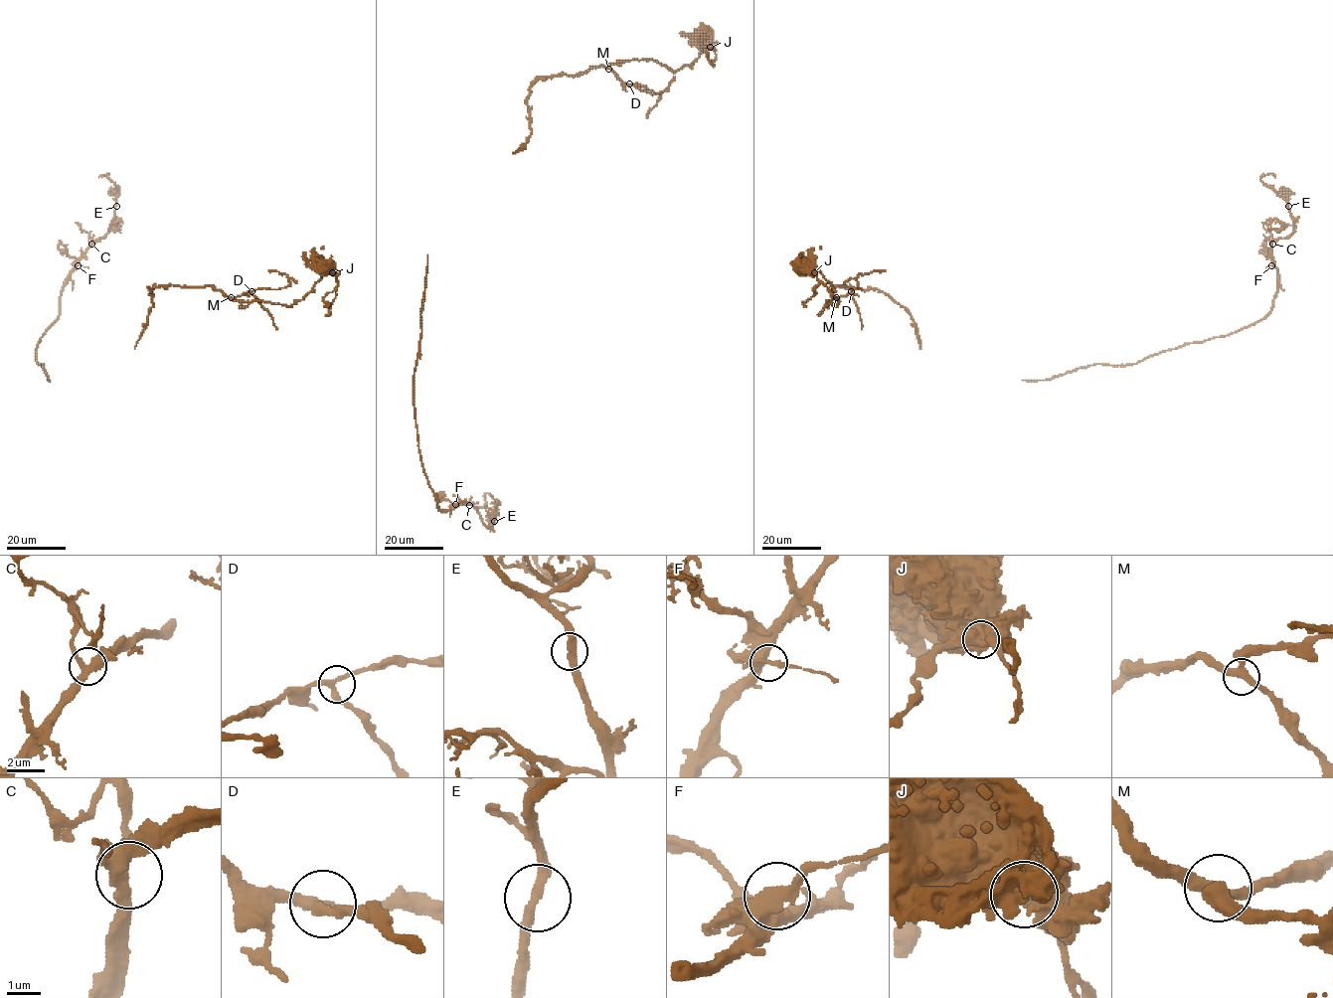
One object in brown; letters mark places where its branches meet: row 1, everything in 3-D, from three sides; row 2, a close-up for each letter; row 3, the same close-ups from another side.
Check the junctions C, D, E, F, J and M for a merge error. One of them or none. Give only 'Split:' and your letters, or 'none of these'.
Split: J

